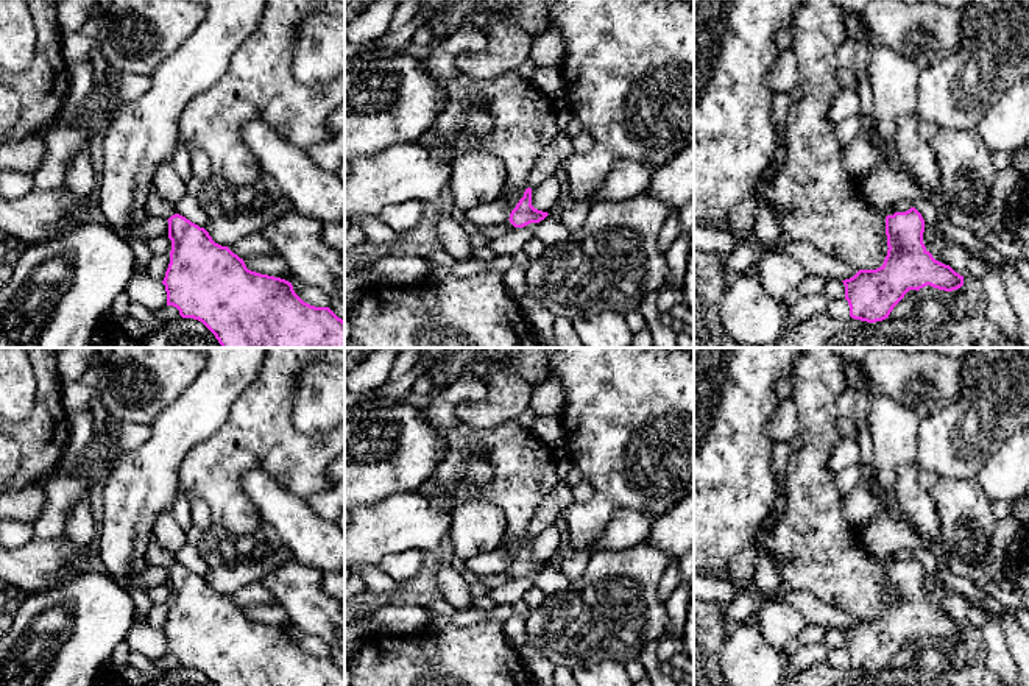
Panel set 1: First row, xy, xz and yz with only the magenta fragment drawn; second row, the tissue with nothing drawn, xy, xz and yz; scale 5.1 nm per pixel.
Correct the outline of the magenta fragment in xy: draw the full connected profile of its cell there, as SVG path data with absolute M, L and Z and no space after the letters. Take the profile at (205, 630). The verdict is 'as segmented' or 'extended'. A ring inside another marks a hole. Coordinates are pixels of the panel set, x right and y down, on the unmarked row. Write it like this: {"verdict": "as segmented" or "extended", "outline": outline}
{"verdict": "as segmented", "outline": "M179 563L167 571L172 600L162 633L167 641L167 655L176 656L182 667L201 670L215 686L345 686L345 670L329 656L304 652L295 642L292 631L248 619L243 608L228 596L215 592L204 577Z"}

